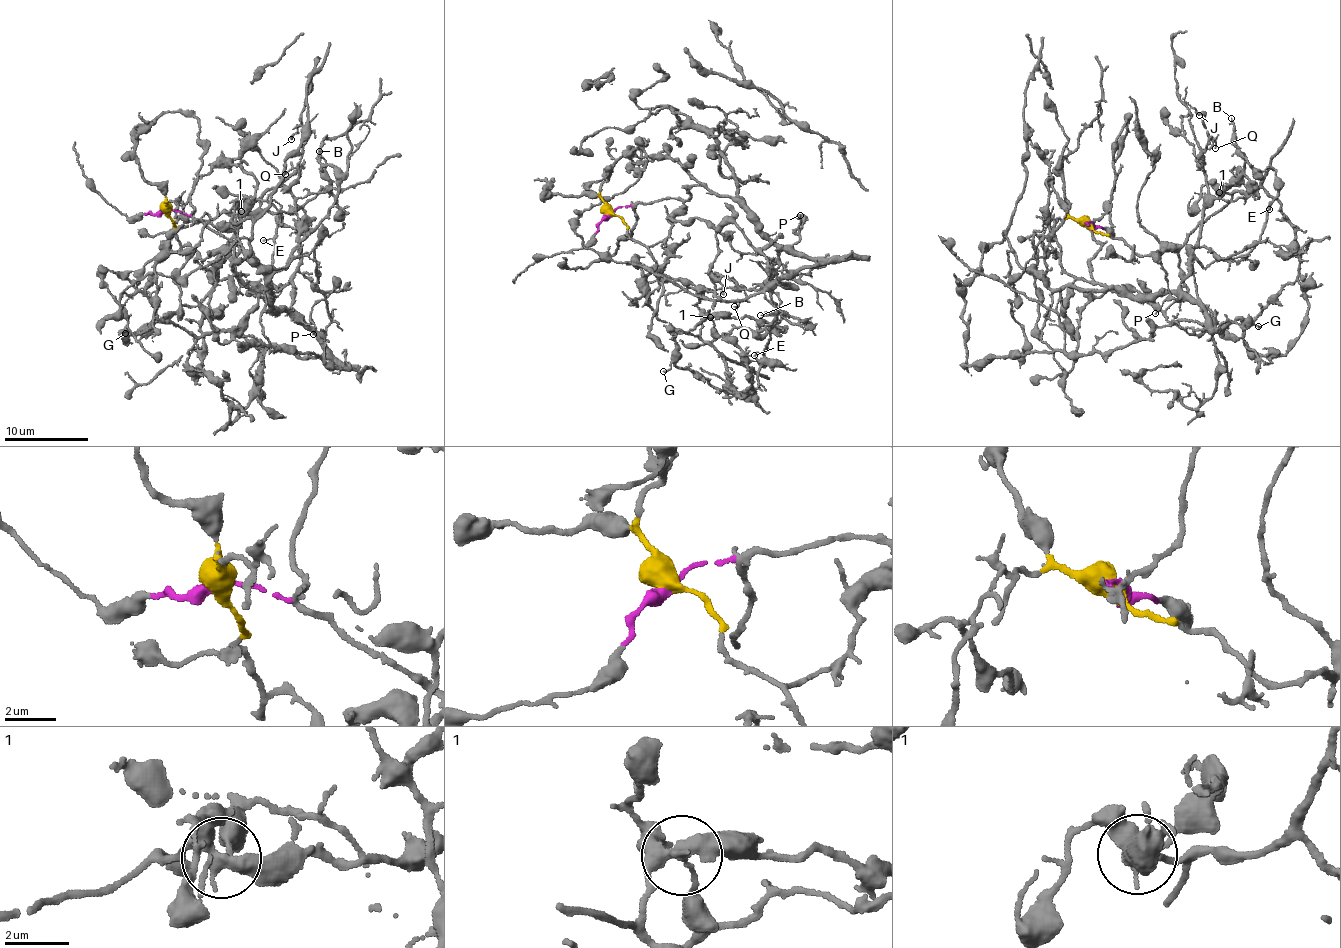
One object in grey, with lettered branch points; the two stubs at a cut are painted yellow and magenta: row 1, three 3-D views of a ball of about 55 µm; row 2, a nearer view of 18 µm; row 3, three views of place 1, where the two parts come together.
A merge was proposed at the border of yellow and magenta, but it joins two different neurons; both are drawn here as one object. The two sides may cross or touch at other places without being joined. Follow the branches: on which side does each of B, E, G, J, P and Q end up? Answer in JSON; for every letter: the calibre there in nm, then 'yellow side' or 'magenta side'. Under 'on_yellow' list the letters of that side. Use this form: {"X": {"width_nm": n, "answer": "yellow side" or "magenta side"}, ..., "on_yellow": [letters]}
{"B": {"width_nm": 160, "answer": "yellow side"}, "E": {"width_nm": 110, "answer": "magenta side"}, "G": {"width_nm": 130, "answer": "yellow side"}, "J": {"width_nm": 180, "answer": "magenta side"}, "P": {"width_nm": 100, "answer": "magenta side"}, "Q": {"width_nm": 70, "answer": "magenta side"}, "on_yellow": ["B", "G"]}

